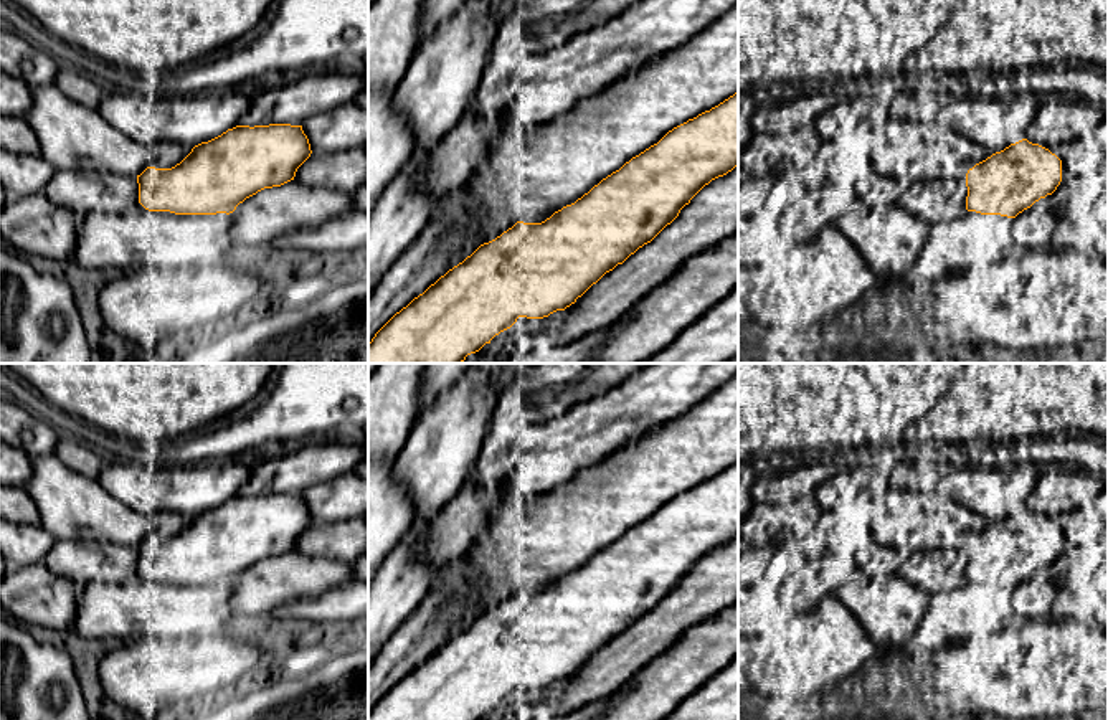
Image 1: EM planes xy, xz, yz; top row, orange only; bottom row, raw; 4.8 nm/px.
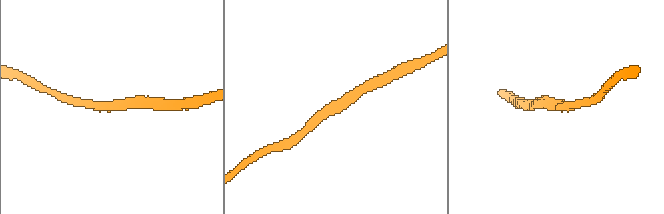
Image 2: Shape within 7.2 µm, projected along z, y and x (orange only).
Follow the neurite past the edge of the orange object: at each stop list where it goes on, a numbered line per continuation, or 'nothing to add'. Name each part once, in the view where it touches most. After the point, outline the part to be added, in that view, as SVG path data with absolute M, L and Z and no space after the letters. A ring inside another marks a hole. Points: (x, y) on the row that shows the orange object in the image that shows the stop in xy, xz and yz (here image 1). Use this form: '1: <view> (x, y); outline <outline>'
nothing to add

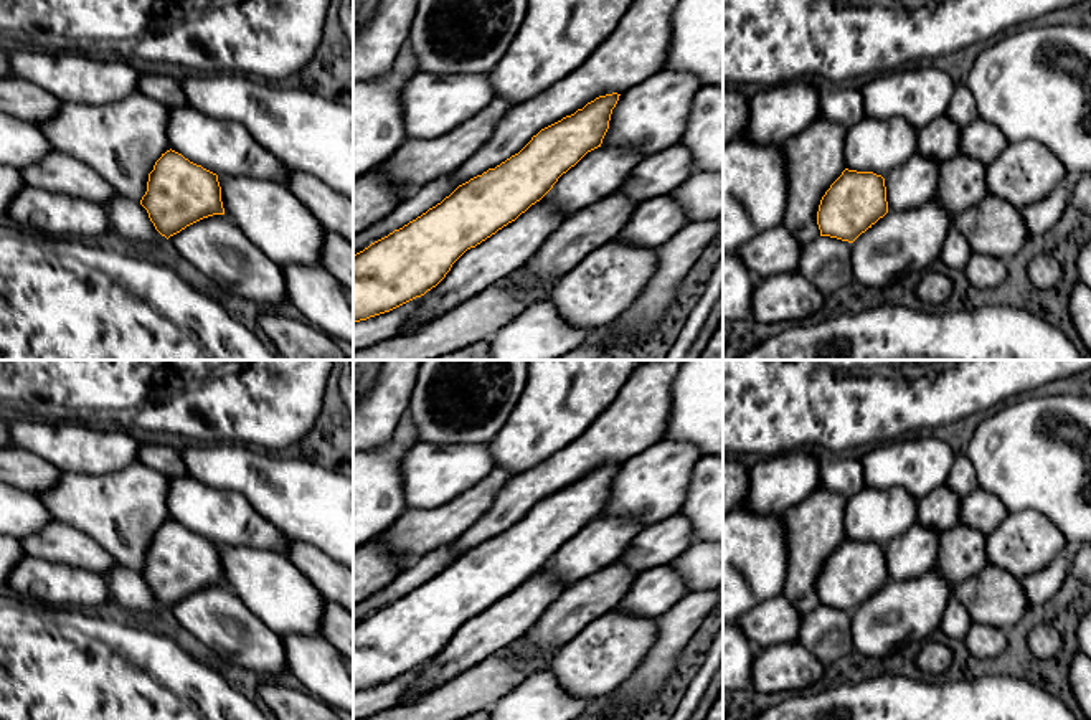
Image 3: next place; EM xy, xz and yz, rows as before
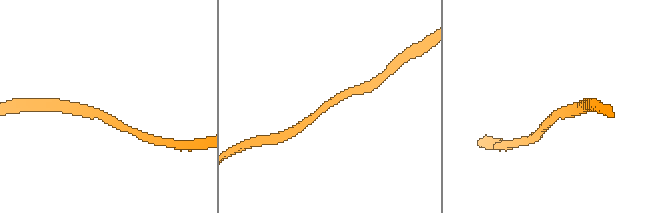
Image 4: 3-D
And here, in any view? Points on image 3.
nothing to add

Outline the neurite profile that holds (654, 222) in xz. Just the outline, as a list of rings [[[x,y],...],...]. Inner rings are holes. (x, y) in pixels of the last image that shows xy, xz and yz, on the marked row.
[[[659,195],[639,203],[614,239],[657,249],[685,225],[683,206],[672,195]]]

